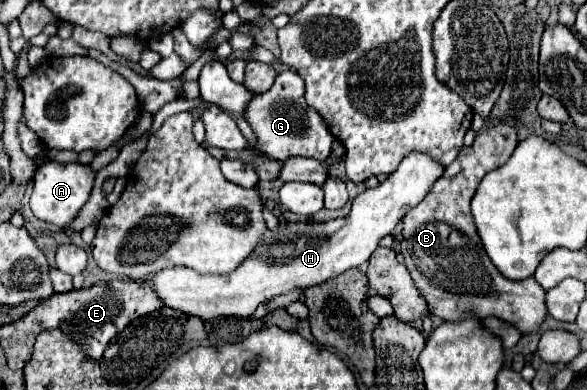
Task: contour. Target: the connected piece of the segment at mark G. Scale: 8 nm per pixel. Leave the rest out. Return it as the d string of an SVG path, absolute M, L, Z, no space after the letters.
M292 70L278 74L274 86L268 92L252 96L252 102L248 102L244 108L244 120L256 122L256 152L268 160L286 162L288 158L302 156L324 162L332 150L334 136L330 134L324 118L320 118L320 114L306 104L304 80Z

